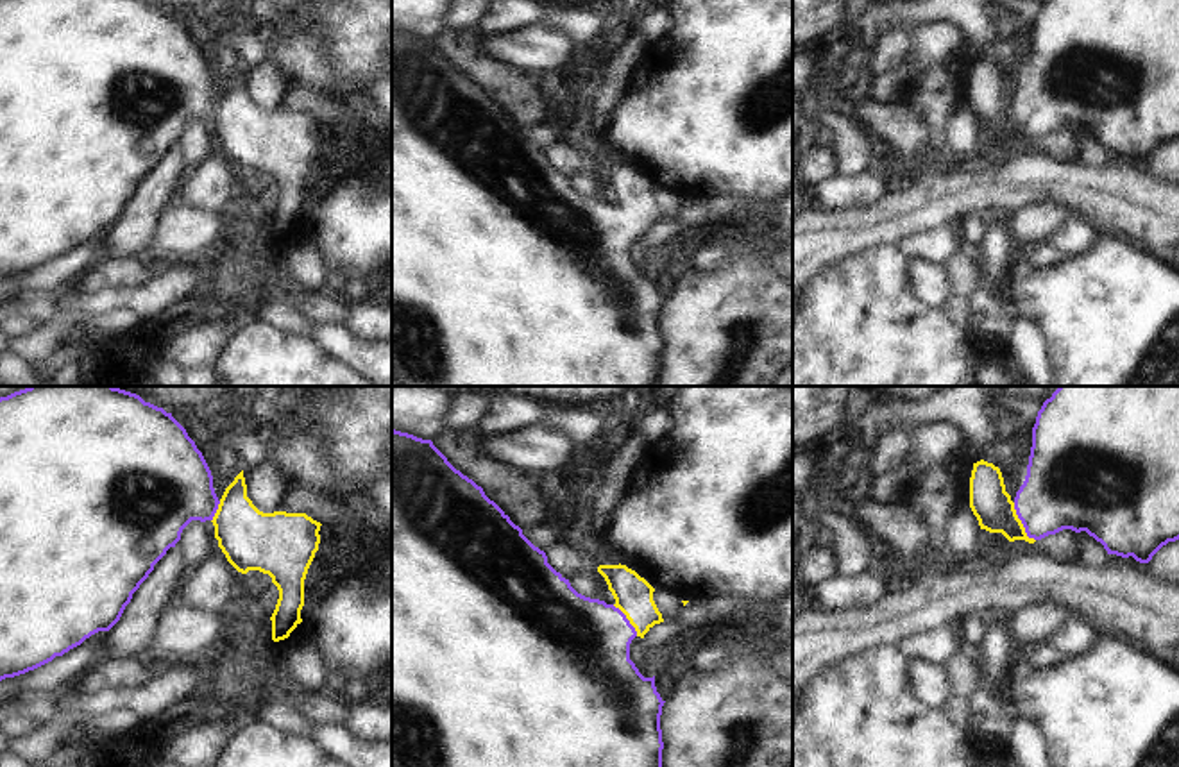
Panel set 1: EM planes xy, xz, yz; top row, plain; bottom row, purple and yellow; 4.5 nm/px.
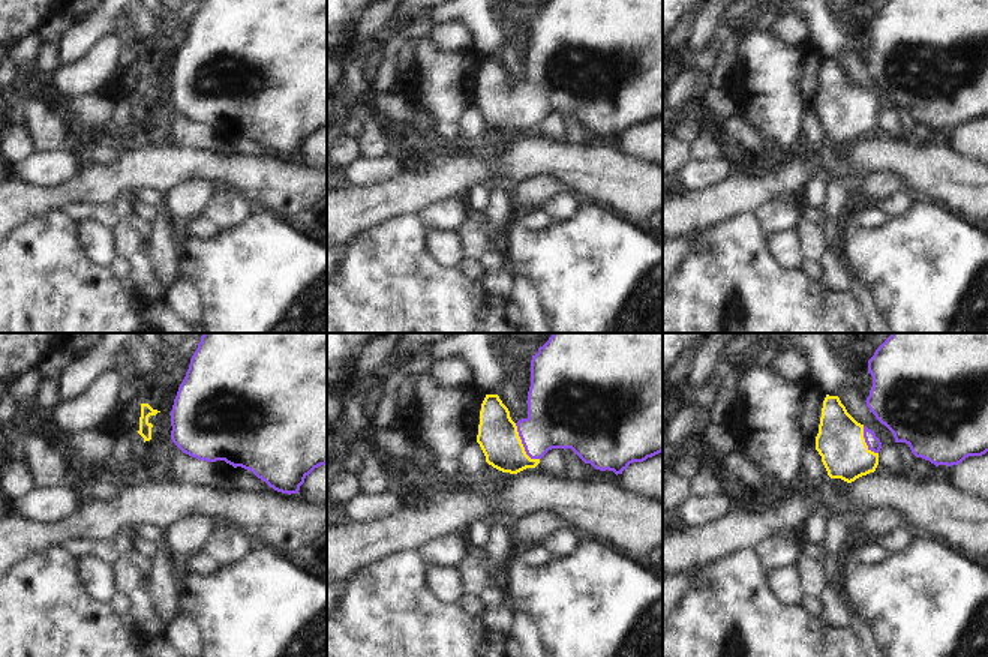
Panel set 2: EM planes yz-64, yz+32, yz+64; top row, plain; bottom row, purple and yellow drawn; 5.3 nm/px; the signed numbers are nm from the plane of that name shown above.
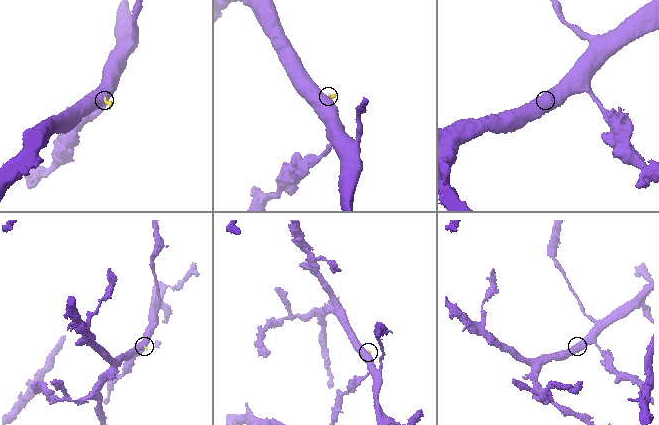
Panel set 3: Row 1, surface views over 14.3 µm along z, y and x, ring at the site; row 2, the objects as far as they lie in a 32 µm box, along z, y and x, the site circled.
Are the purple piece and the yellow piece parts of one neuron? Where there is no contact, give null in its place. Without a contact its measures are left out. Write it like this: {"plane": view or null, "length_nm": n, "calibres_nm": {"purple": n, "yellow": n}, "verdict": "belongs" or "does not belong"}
{"plane": "yz", "length_nm": 200, "calibres_nm": {"purple": 360, "yellow": 180}, "verdict": "belongs"}

